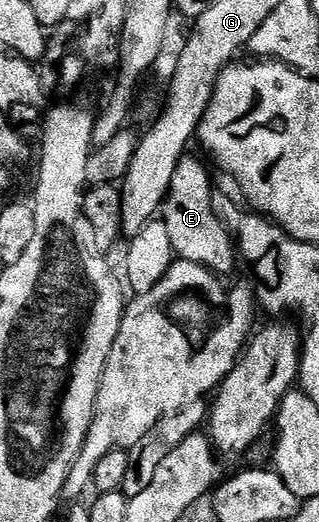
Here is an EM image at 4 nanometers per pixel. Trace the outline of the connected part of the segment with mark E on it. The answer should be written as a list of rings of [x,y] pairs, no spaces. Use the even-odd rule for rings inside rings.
[[[185,154],[175,167],[174,178],[170,178],[170,190],[164,200],[162,219],[166,232],[170,234],[172,251],[179,259],[194,262],[213,274],[235,270],[238,253],[234,247],[234,236],[228,231],[214,196],[212,200],[212,176],[198,157]]]

